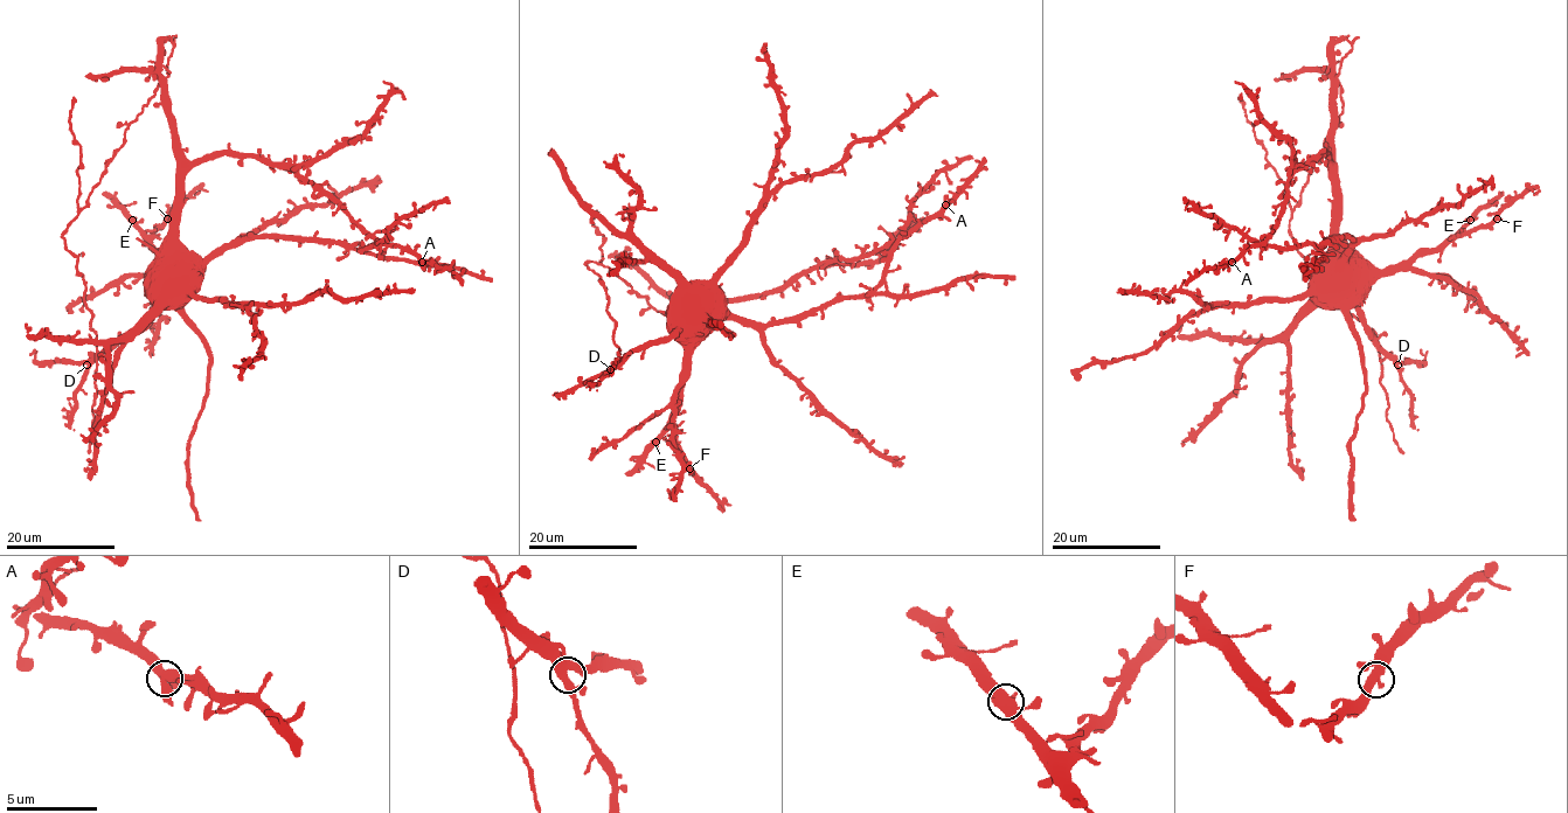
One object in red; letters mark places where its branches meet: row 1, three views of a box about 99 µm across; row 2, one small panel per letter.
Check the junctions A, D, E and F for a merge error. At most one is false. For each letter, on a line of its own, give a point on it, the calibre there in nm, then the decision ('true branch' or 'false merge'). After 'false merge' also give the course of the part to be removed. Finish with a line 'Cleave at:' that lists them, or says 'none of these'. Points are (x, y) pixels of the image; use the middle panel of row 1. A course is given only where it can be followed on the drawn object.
A: place (945, 205); calibre 440 nm; true branch
D: place (610, 369); calibre 440 nm; true branch
E: place (656, 442); calibre 440 nm; true branch
F: place (689, 468); calibre 420 nm; true branch
Cleave at: none of these

